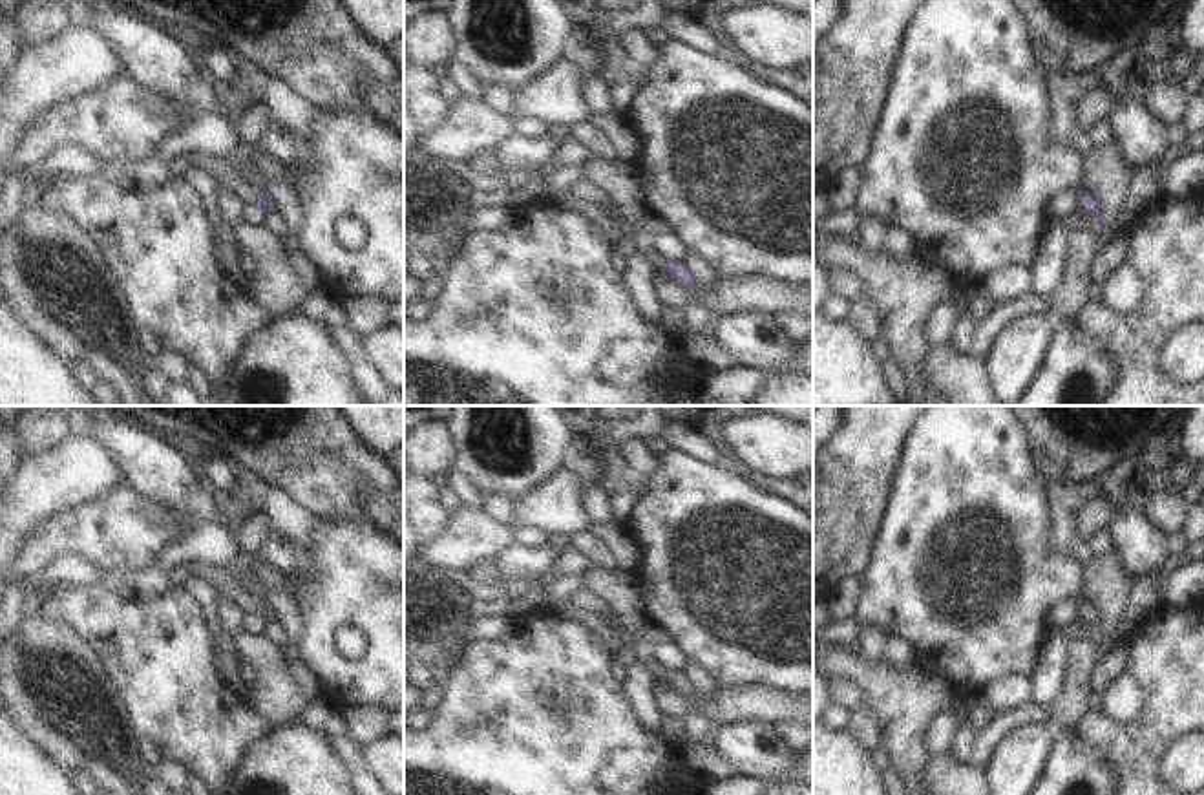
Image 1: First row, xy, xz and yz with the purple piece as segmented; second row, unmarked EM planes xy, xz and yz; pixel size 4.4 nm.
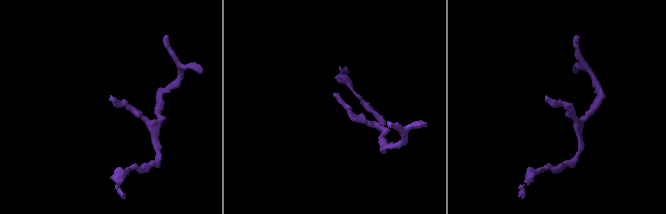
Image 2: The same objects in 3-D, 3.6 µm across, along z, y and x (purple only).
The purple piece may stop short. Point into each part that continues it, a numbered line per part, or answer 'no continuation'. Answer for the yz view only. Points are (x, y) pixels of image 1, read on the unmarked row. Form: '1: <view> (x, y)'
1: yz (1066, 613)

